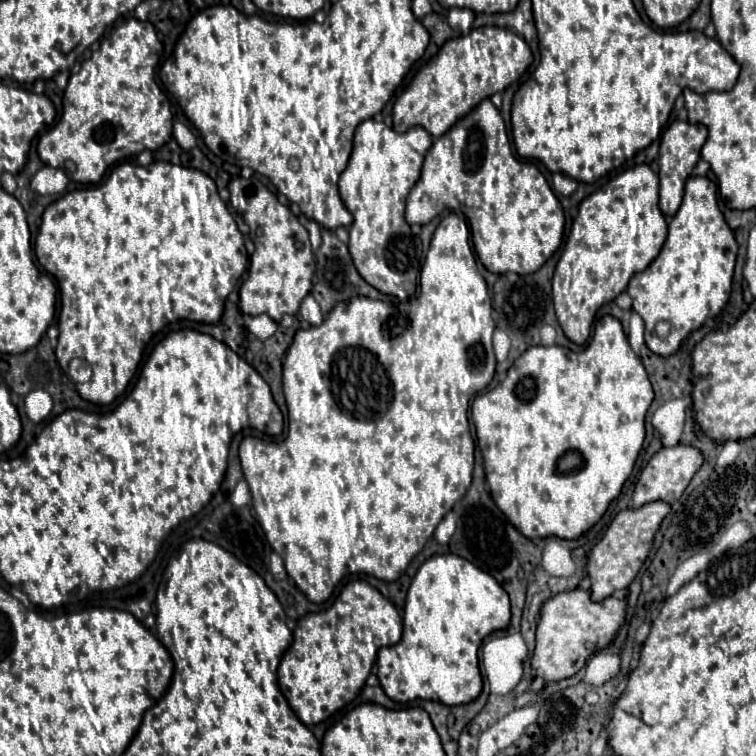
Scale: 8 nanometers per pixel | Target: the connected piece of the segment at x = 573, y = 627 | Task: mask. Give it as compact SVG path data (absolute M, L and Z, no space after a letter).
M575 588L549 598L541 606L541 616L535 630L535 654L531 666L539 678L545 682L557 682L573 676L585 666L585 660L597 650L611 644L617 628L625 620L625 600L605 598L603 602L593 602L589 590Z

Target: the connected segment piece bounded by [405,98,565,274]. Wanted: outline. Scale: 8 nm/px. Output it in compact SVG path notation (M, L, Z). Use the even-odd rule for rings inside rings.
M489 98L433 142L425 154L421 178L407 196L405 220L427 224L443 210L465 216L479 260L495 274L531 274L563 242L565 216L557 196L535 164L513 156L505 122Z

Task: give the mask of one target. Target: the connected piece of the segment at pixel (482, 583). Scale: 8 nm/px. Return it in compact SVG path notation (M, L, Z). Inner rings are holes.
M439 554L429 558L415 574L403 612L403 636L393 646L383 646L377 652L377 678L385 694L397 702L409 702L415 698L435 700L447 706L471 702L481 694L483 680L477 664L477 650L485 636L493 630L507 628L509 624L509 596L501 590L499 582L485 570L473 566L473 562L455 556Z

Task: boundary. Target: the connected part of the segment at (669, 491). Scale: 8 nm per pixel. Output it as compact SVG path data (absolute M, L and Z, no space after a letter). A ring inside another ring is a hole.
M677 444L673 448L661 448L643 468L635 490L633 490L633 508L639 508L643 504L661 500L667 504L673 504L675 500L679 500L679 496L683 494L683 490L687 488L689 480L693 478L693 474L701 468L703 464L703 456L697 448L693 446L685 446L685 444Z

